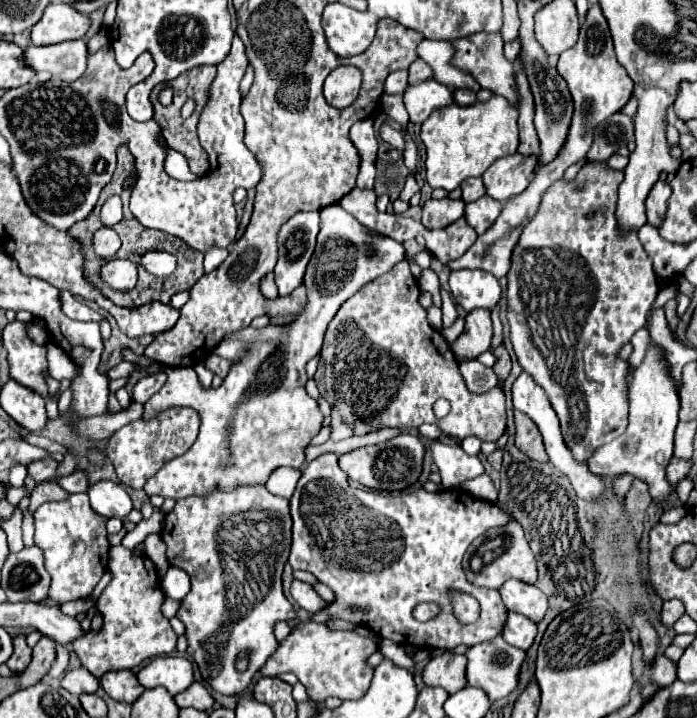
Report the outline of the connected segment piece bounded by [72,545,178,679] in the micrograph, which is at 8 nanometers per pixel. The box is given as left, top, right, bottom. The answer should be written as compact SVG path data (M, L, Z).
M122 545L112 547L110 551L112 561L108 561L108 569L112 571L112 581L96 601L104 625L92 637L80 635L72 641L80 663L98 679L108 671L132 669L146 659L172 653L178 639L168 619L160 611L164 593L152 561L148 561L148 557L134 557L132 551L124 549Z

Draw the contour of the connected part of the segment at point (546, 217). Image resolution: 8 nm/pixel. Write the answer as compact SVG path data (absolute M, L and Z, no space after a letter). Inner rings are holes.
M588 163L588 171L580 169L572 183L554 183L546 191L538 215L524 227L508 273L512 347L522 369L548 393L560 419L564 443L578 463L588 463L598 447L620 437L628 425L628 363L618 357L618 351L646 325L646 315L658 293L656 275L652 275L650 259L644 255L638 235L622 233L616 227L616 189L622 177L622 171L612 171L606 163ZM590 209L594 217L584 219L584 211Z

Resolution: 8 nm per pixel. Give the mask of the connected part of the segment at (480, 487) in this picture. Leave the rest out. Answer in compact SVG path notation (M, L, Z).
M482 473L480 477L464 483L462 489L464 489L468 495L472 495L472 497L482 499L482 501L490 501L490 503L494 503L494 501L496 501L496 495L498 495L492 479L490 479L486 473Z

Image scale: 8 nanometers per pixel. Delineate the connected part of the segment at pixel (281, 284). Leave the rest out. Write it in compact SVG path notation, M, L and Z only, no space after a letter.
M318 211L296 213L278 235L280 257L276 263L276 285L280 297L290 295L304 283L306 265L314 253L320 217Z

